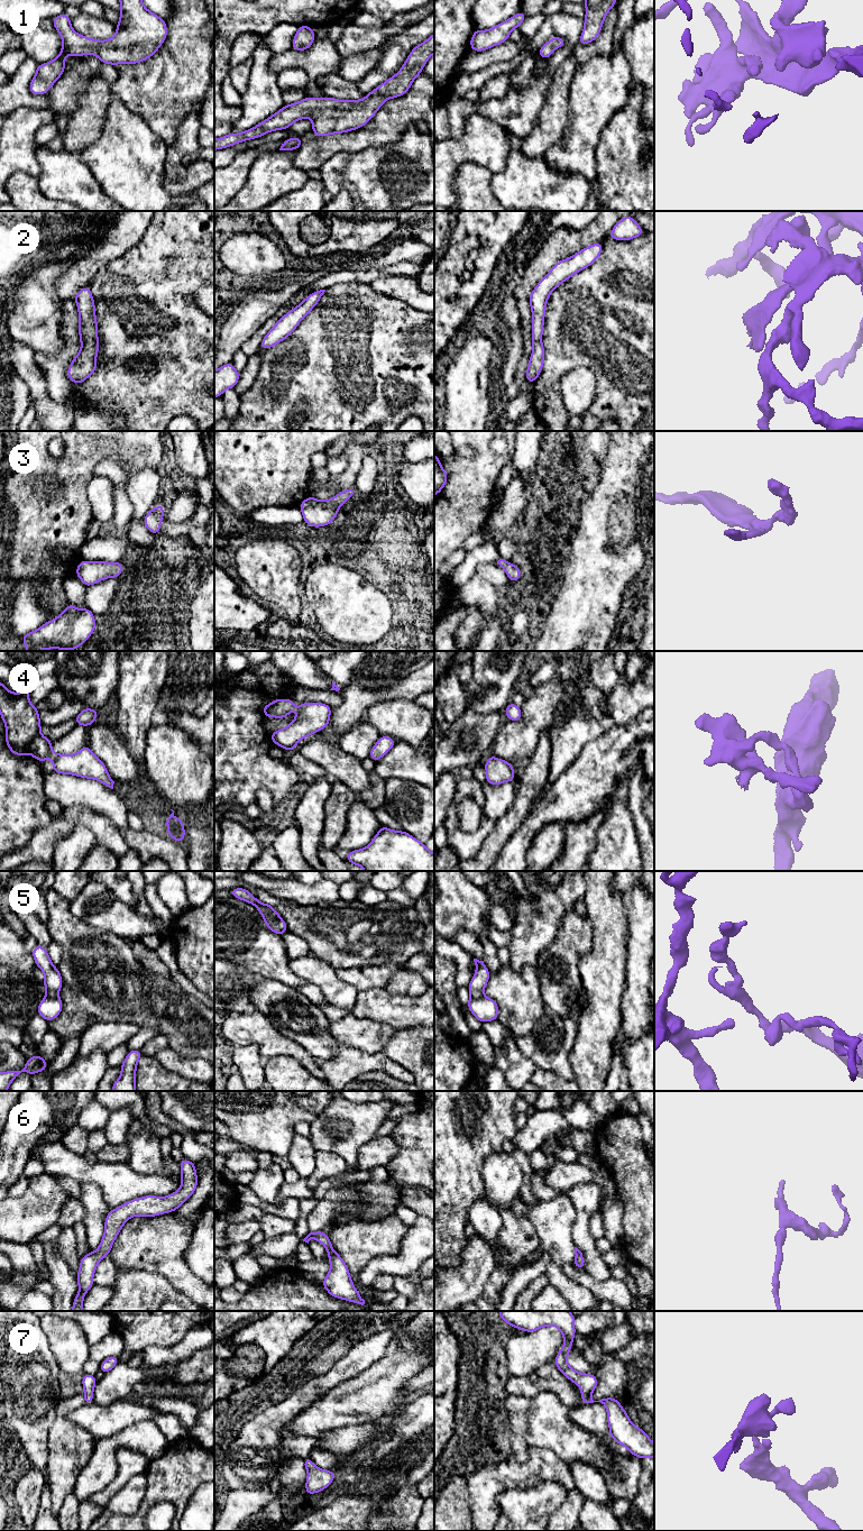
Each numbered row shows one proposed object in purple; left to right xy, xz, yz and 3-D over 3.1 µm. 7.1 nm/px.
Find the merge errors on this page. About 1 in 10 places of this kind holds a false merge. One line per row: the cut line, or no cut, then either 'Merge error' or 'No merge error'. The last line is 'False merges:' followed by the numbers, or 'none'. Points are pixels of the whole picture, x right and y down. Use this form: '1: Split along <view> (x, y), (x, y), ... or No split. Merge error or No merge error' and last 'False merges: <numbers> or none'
1: No split. No merge error
2: No split. No merge error
3: No split. No merge error
4: No split. No merge error
5: No split. No merge error
6: No split. No merge error
7: No split. No merge error
False merges: none

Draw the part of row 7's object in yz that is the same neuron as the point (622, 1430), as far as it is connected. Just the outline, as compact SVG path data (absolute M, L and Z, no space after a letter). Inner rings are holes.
M499 1311L501 1317L509 1326L522 1329L524 1332L532 1332L543 1327L556 1326L564 1339L554 1358L557 1368L581 1390L581 1404L600 1402L607 1410L607 1423L609 1437L621 1446L627 1448L631 1455L640 1459L654 1458L654 1442L642 1430L635 1427L626 1411L617 1399L605 1397L594 1401L593 1391L598 1384L598 1378L593 1374L584 1374L571 1368L567 1358L571 1350L576 1335L575 1315L570 1311Z

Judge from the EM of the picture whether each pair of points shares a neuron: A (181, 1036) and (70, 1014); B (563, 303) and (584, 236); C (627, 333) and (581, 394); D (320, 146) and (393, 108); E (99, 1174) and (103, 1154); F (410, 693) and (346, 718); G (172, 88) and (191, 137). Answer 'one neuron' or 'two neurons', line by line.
A: one neuron
B: two neurons
C: two neurons
D: one neuron
E: two neurons
F: one neuron
G: two neurons

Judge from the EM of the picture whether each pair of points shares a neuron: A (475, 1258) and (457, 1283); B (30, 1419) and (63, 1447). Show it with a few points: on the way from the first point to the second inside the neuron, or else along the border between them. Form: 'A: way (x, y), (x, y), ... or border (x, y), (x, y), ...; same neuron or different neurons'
A: way (475, 1264), (462, 1277); same neuron
B: border (55, 1409), (55, 1419), (46, 1441); different neurons

